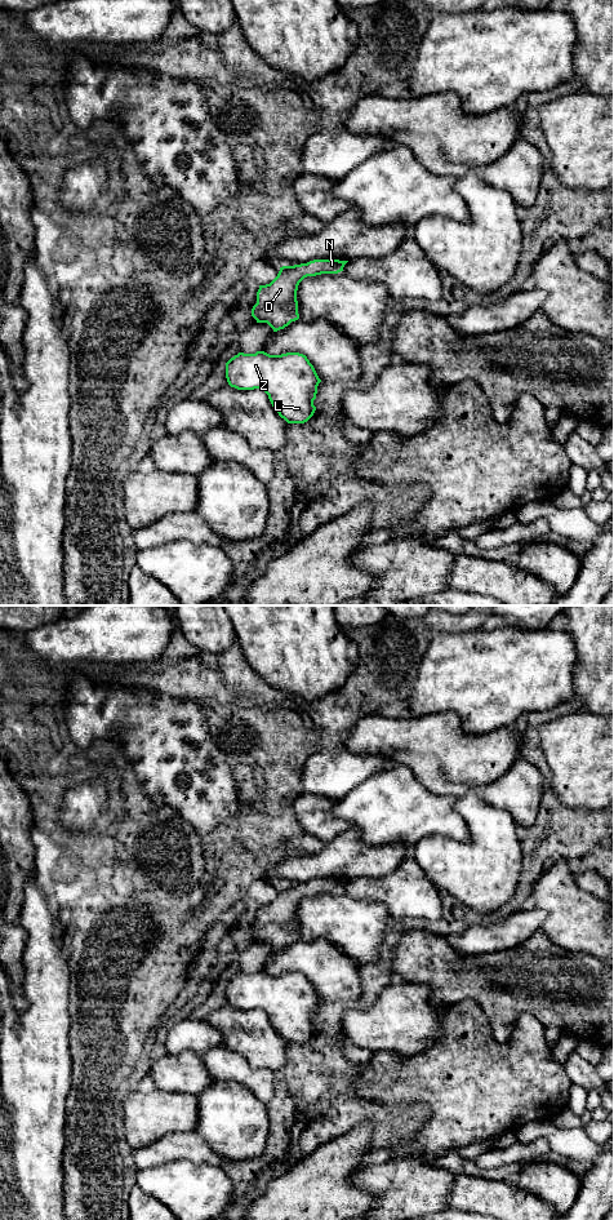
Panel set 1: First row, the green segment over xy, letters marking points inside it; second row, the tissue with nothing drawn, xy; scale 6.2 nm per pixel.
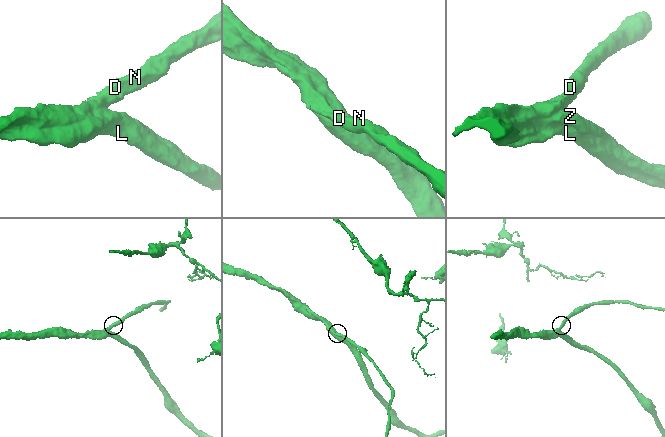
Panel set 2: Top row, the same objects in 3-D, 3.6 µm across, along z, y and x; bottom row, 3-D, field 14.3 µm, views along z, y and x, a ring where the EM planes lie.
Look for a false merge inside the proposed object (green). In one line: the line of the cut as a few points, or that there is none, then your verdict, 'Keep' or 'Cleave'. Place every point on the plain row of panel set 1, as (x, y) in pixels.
No split. Keep

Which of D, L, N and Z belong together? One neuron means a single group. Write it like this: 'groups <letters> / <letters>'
groups D L N Z

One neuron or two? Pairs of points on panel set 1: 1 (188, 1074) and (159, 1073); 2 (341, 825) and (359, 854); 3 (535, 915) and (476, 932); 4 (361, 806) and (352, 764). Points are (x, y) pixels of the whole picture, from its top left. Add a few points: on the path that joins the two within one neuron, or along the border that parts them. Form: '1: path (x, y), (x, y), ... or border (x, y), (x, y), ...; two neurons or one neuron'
1: path (181, 1073), (167, 1073); one neuron
2: border (350, 828), (325, 843); two neurons
3: path (521, 925), (510, 932), (490, 932); one neuron
4: border (383, 770), (364, 779), (336, 801); two neurons

